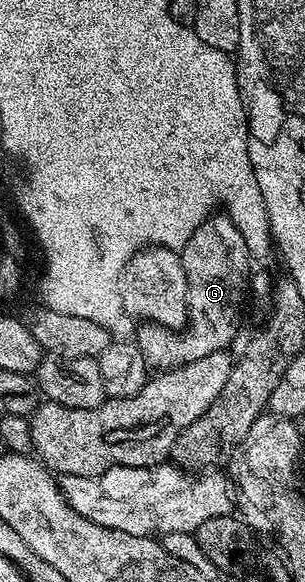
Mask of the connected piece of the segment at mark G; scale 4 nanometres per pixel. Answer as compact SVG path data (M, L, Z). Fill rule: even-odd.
M223 212L212 213L200 222L182 248L181 261L187 277L186 326L177 331L143 324L133 335L135 347L148 367L159 372L173 370L193 360L201 360L201 356L230 347L239 330L239 321L243 318L243 293L248 293L249 279L253 273L253 258L247 253L245 238Z

